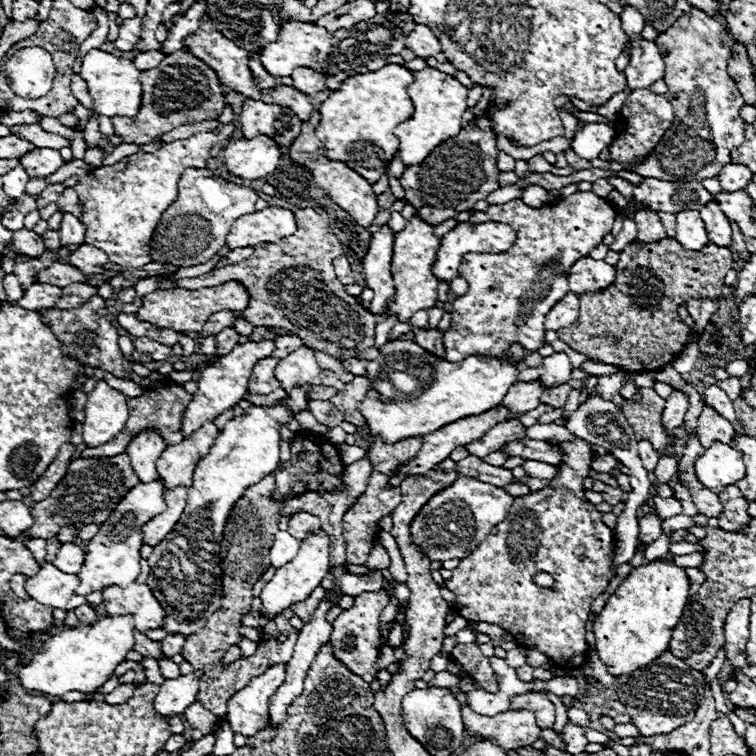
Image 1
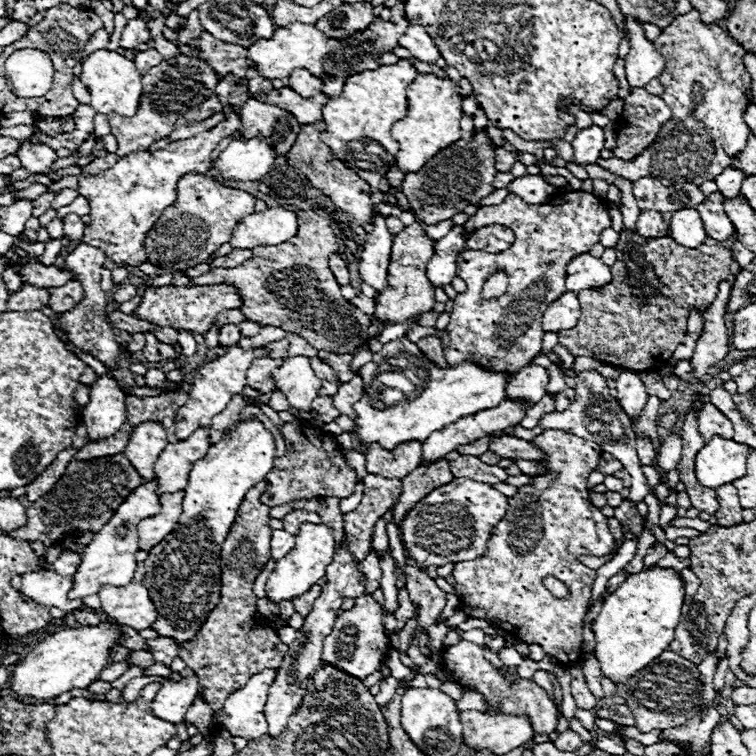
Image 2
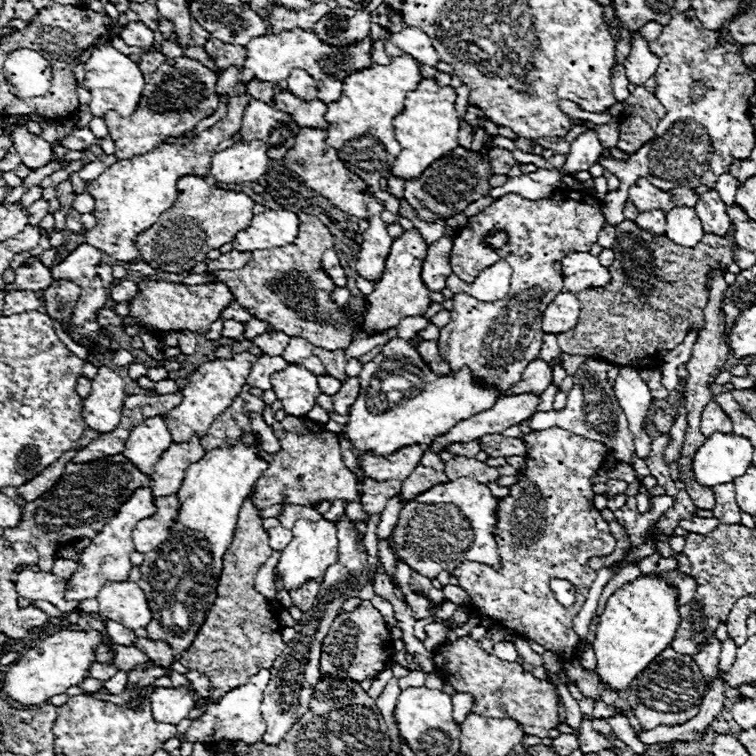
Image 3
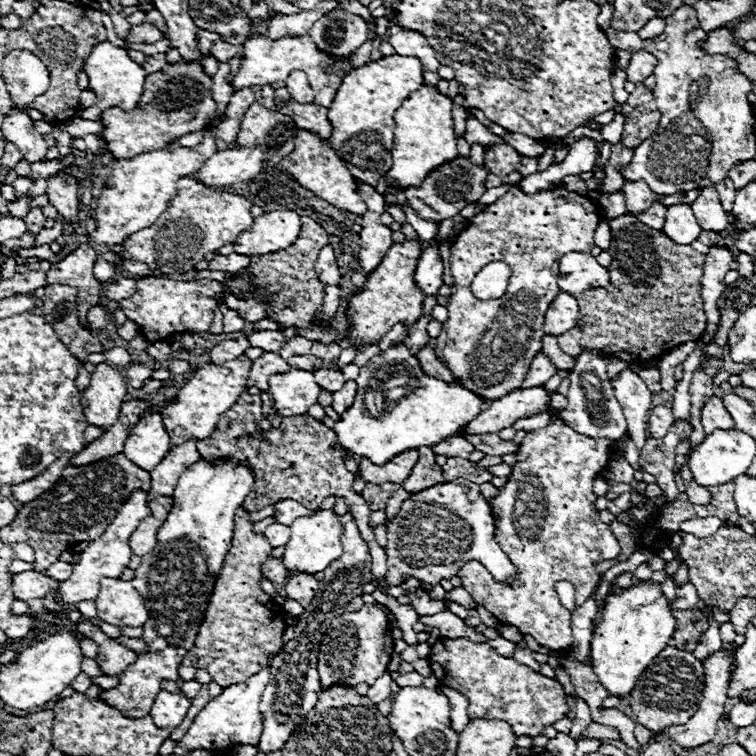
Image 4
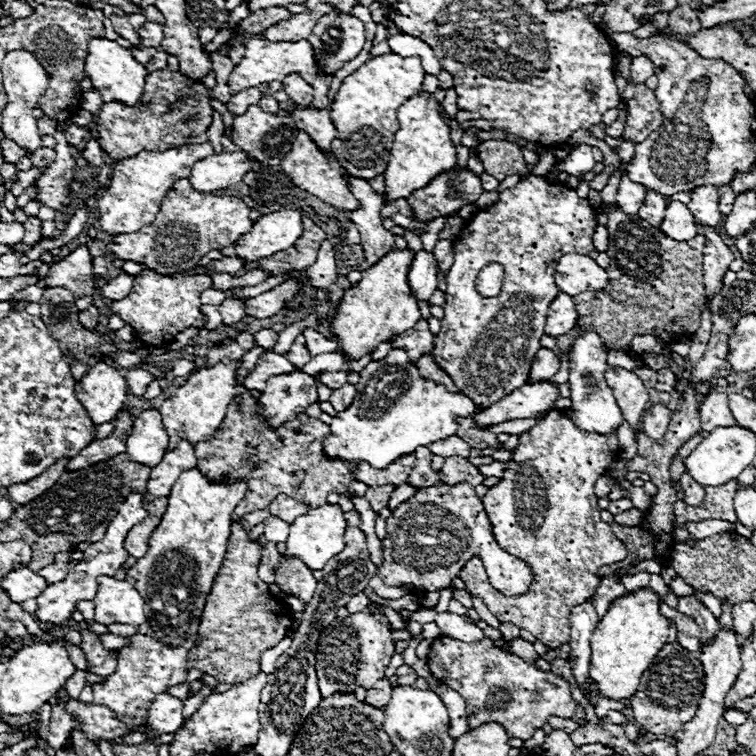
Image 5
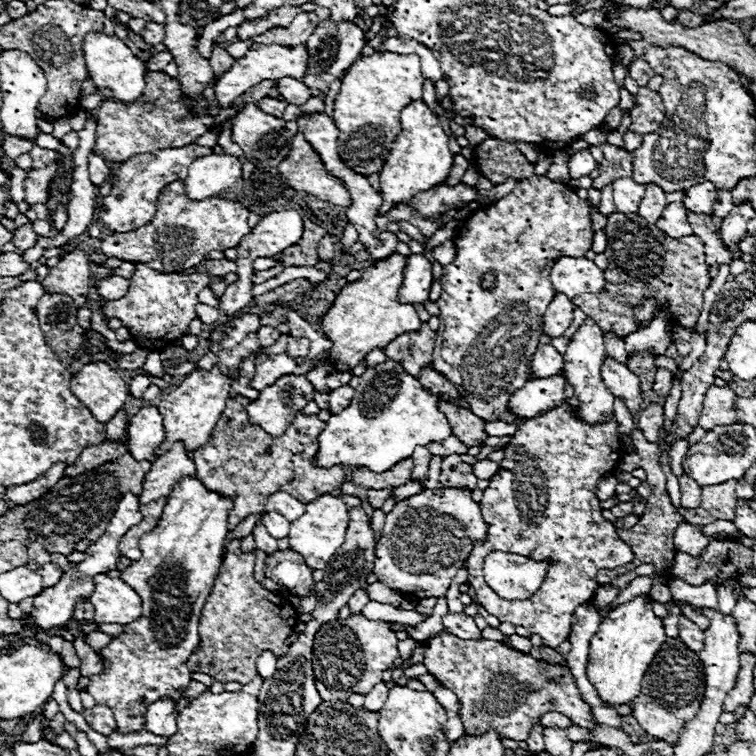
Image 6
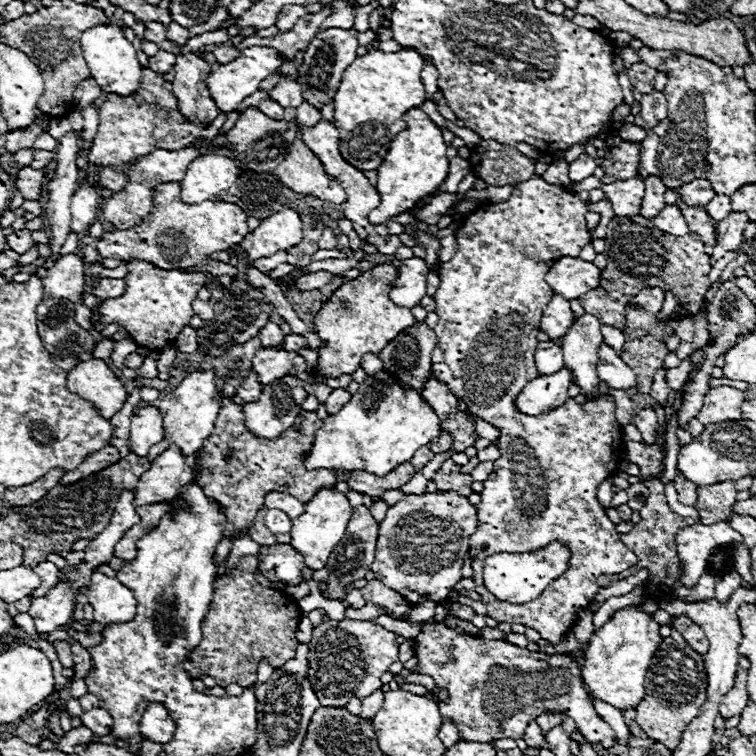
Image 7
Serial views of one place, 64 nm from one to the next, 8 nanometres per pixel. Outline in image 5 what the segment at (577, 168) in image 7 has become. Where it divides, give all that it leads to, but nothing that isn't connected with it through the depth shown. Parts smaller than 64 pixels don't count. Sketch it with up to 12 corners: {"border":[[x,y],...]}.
{"border":[[588,144],[576,146],[560,164],[576,178],[590,172],[596,162]]}

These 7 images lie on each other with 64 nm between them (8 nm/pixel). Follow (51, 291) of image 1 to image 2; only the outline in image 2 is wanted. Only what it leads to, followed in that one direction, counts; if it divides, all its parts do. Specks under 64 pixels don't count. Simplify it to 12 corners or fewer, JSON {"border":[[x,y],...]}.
{"border":[[22,286],[8,296],[8,312],[42,310],[46,288]]}

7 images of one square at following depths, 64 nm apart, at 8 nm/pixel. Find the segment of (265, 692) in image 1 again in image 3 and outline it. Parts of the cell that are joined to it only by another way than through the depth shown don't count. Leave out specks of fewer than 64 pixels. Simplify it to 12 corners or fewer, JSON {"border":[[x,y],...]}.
{"border":[[270,670],[210,702],[186,740],[204,746],[262,740]]}

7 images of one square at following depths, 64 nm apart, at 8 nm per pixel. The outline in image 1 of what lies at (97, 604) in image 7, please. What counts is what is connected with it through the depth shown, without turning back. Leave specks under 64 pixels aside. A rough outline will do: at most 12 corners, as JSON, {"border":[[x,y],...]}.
{"border":[[146,584],[108,586],[108,616],[134,616],[134,628],[160,628],[166,616]]}

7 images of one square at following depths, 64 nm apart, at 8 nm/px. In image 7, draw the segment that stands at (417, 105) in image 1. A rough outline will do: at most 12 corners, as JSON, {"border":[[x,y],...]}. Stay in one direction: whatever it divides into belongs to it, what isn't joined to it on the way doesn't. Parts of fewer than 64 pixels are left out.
{"border":[[420,108],[404,116],[378,166],[388,224],[448,176],[440,128]]}

